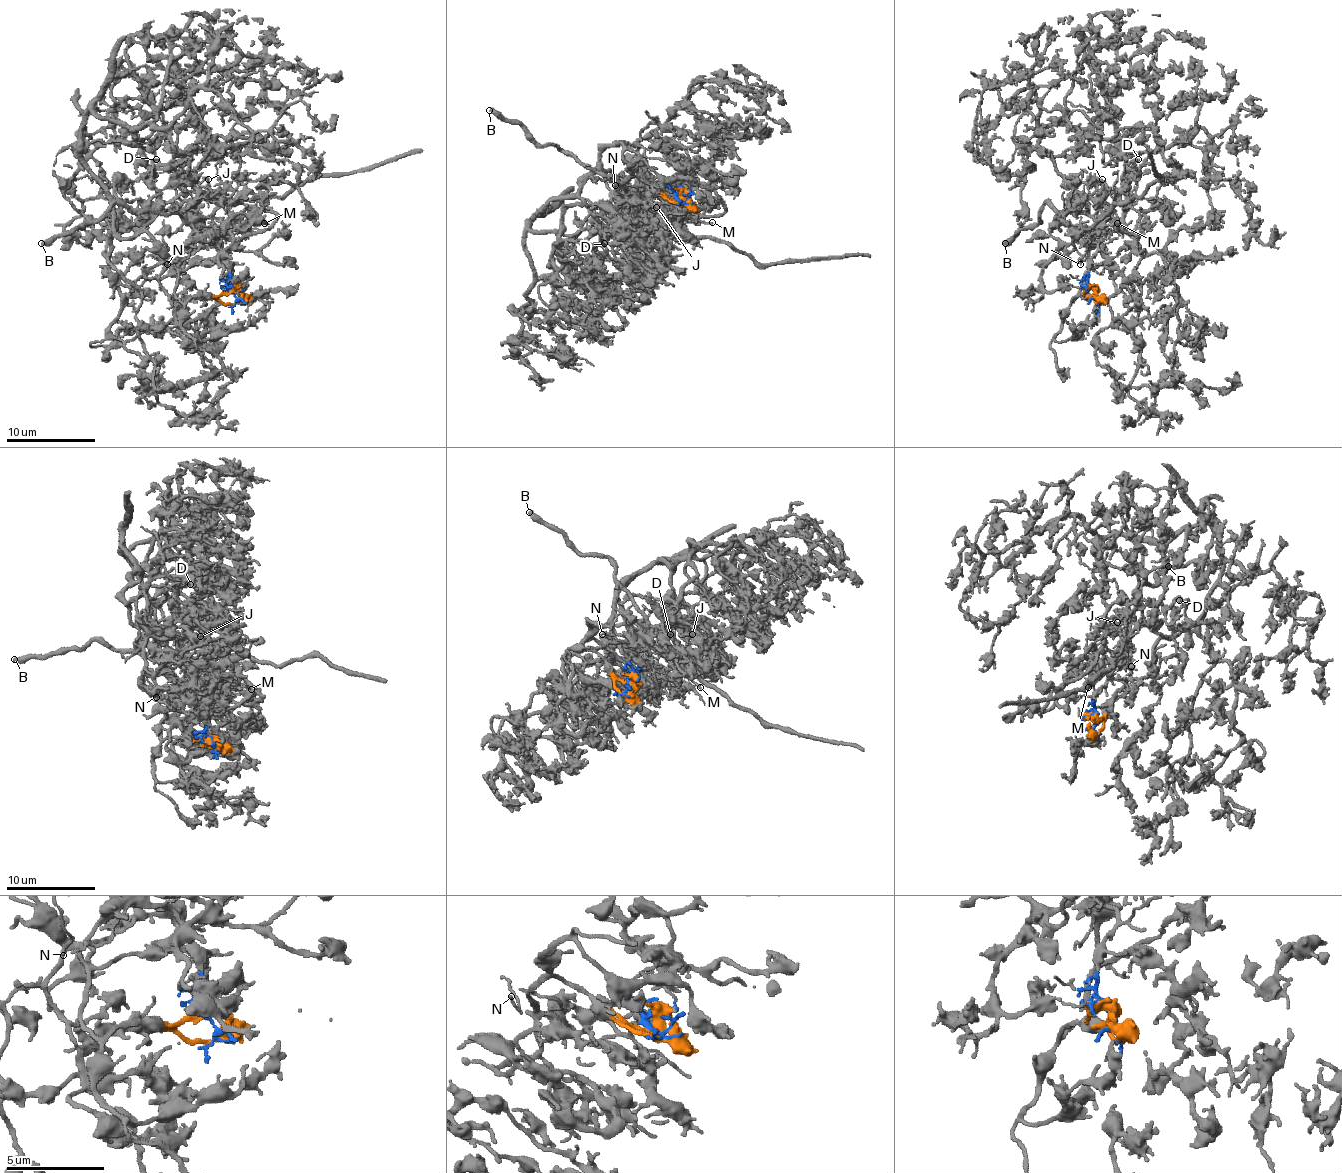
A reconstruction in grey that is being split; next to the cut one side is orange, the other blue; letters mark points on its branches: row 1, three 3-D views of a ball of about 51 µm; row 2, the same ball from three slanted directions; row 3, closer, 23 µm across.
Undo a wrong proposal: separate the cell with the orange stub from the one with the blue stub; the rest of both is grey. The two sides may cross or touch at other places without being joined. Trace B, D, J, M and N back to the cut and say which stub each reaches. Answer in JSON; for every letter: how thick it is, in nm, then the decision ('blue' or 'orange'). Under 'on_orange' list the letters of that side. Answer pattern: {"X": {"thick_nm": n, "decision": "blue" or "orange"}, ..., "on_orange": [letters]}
{"B": {"thick_nm": 440, "decision": "blue"}, "D": {"thick_nm": 260, "decision": "orange"}, "J": {"thick_nm": 120, "decision": "blue"}, "M": {"thick_nm": 150, "decision": "blue"}, "N": {"thick_nm": 90, "decision": "blue"}, "on_orange": ["D"]}

